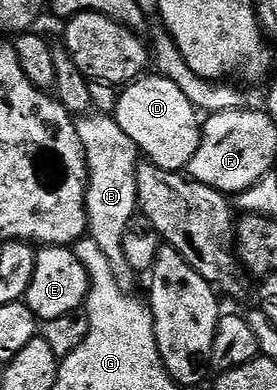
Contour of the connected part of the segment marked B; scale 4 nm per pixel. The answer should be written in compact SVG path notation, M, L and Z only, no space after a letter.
M94 111L79 116L76 124L86 156L86 231L96 241L96 247L104 251L104 259L108 259L117 282L128 289L136 280L136 274L134 269L128 267L128 259L124 259L124 227L128 227L128 219L139 212L140 154L113 116Z

